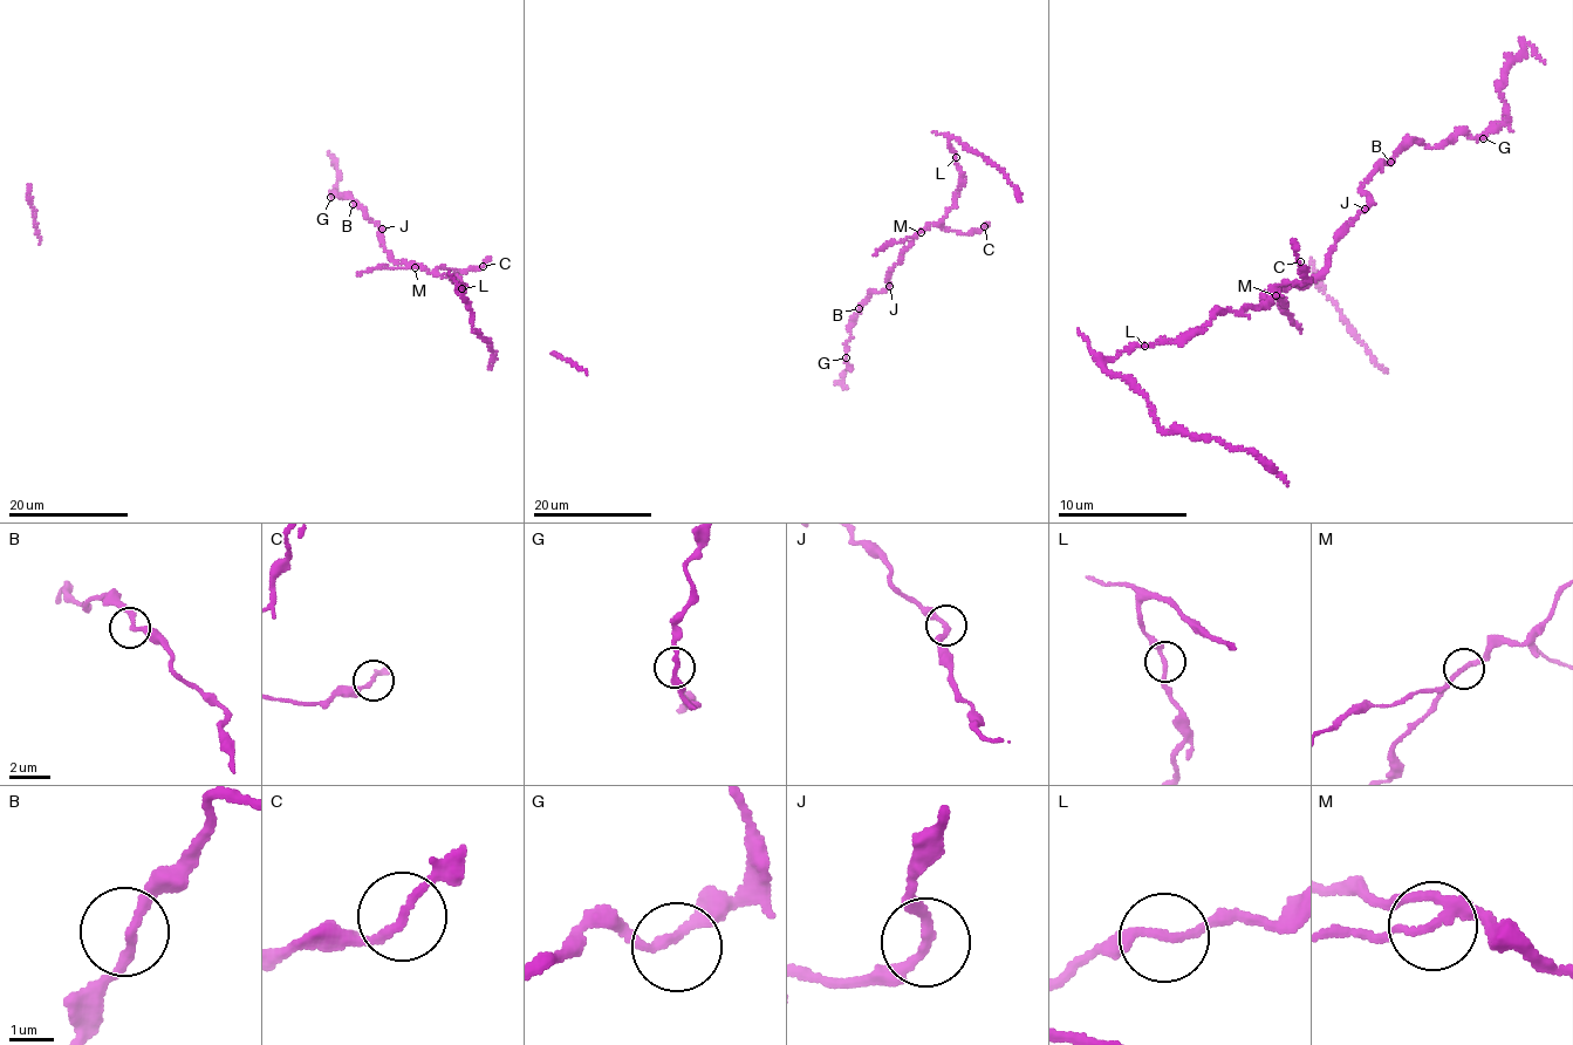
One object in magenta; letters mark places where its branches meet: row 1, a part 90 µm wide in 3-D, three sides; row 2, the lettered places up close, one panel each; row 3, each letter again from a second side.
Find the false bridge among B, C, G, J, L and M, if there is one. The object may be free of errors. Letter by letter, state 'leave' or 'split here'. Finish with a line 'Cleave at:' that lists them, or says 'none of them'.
B: leave
C: leave
G: leave
J: leave
L: leave
M: split here
Cleave at: M

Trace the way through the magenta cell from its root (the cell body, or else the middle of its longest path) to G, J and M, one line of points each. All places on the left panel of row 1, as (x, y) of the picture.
G: (347, 196), (339, 198), (335, 193), (330, 197)
J: (347, 196), (382, 229)
M: (347, 196), (380, 227), (381, 240), (391, 259), (415, 267)

